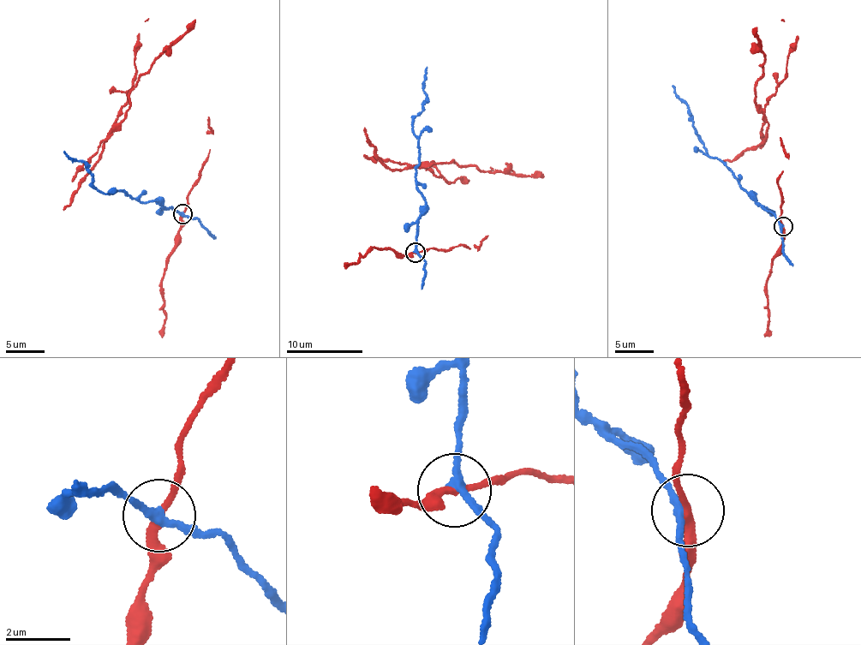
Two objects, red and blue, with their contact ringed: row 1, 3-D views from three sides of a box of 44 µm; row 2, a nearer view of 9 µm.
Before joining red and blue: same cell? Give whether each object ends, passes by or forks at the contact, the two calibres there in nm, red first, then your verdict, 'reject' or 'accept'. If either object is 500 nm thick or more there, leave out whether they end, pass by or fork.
red passes by | blue passes by | 220/240 nm | reject

